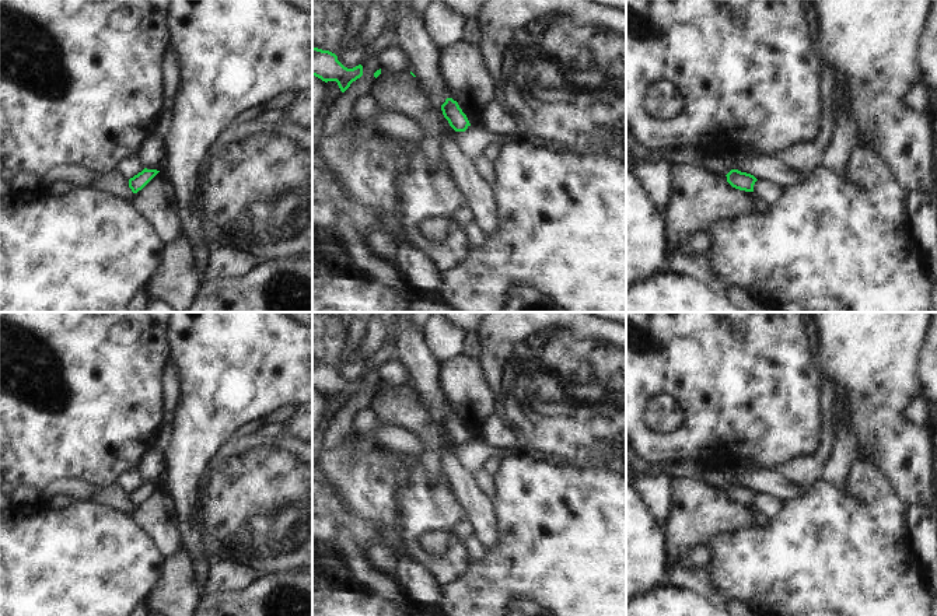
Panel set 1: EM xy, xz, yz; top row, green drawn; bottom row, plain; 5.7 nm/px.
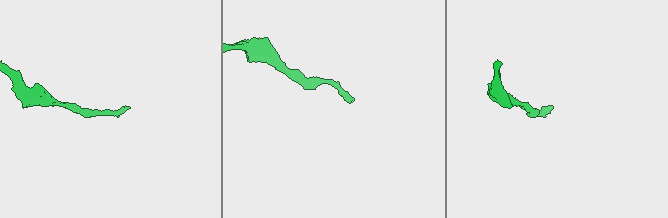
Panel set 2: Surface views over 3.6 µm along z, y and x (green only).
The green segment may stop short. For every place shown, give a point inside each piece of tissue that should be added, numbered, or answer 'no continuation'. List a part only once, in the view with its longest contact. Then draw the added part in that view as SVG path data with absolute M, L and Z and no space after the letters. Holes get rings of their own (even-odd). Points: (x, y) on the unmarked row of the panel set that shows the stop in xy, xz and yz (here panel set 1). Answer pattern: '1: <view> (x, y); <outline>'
1: xy (147, 475); M141 469L139 473L147 483L157 483L162 486L162 483L165 482L165 470L161 472L158 476L154 475L153 469Z

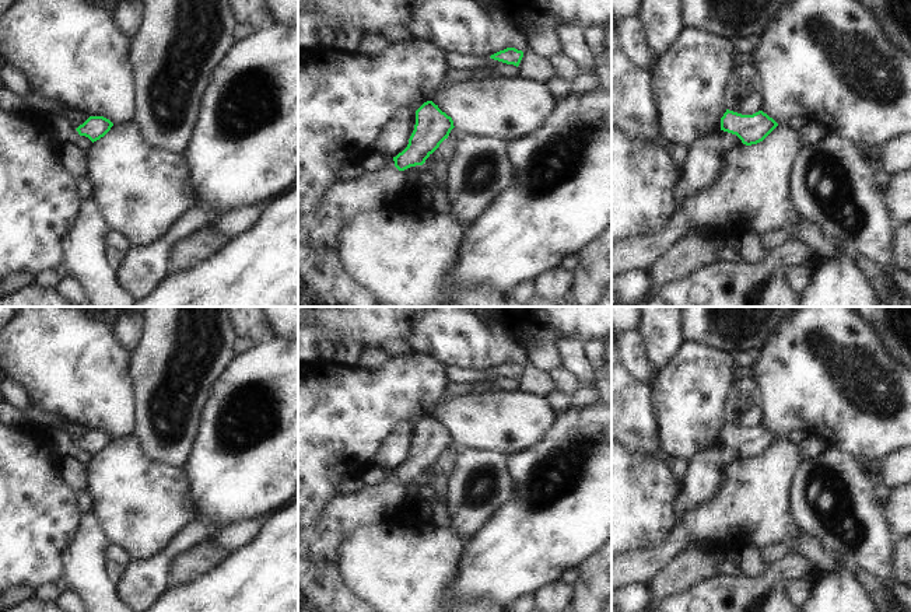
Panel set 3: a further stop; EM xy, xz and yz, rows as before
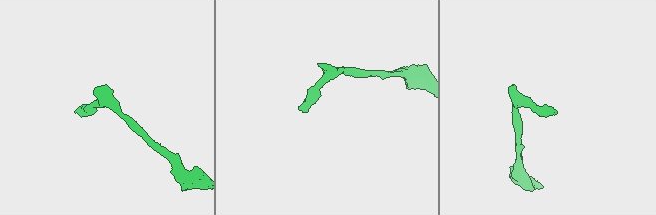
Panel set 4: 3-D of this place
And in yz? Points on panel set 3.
no continuation

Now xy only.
no continuation

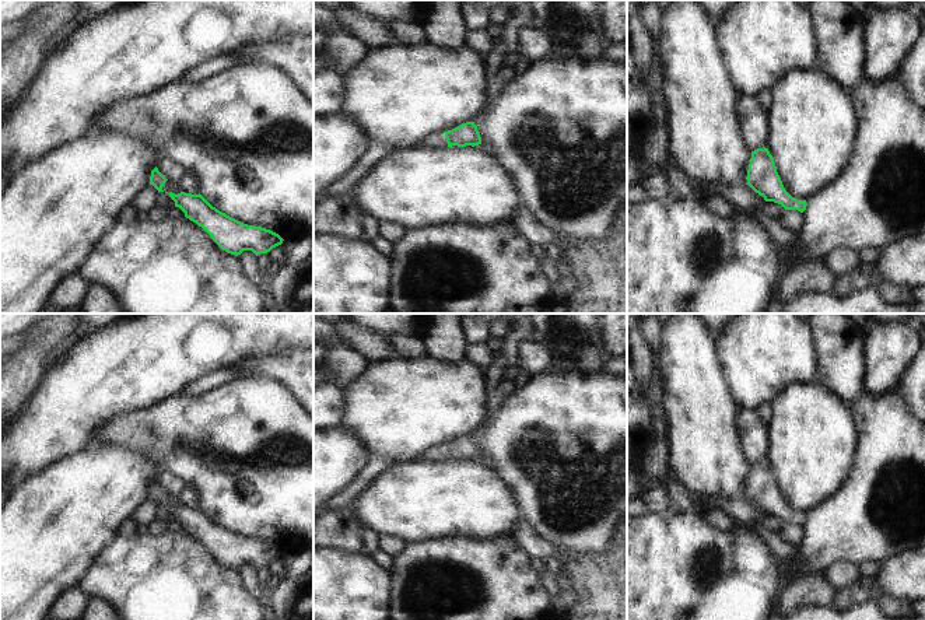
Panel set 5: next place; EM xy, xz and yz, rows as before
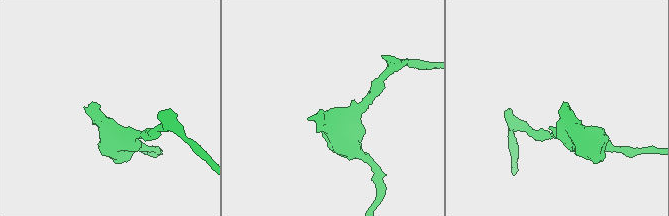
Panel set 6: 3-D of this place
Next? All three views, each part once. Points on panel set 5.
1: xz (438, 454); M445 445L442 446L438 446L432 451L428 451L424 456L421 456L423 459L427 459L427 460L446 460L448 456L446 456L446 451L445 451Z

